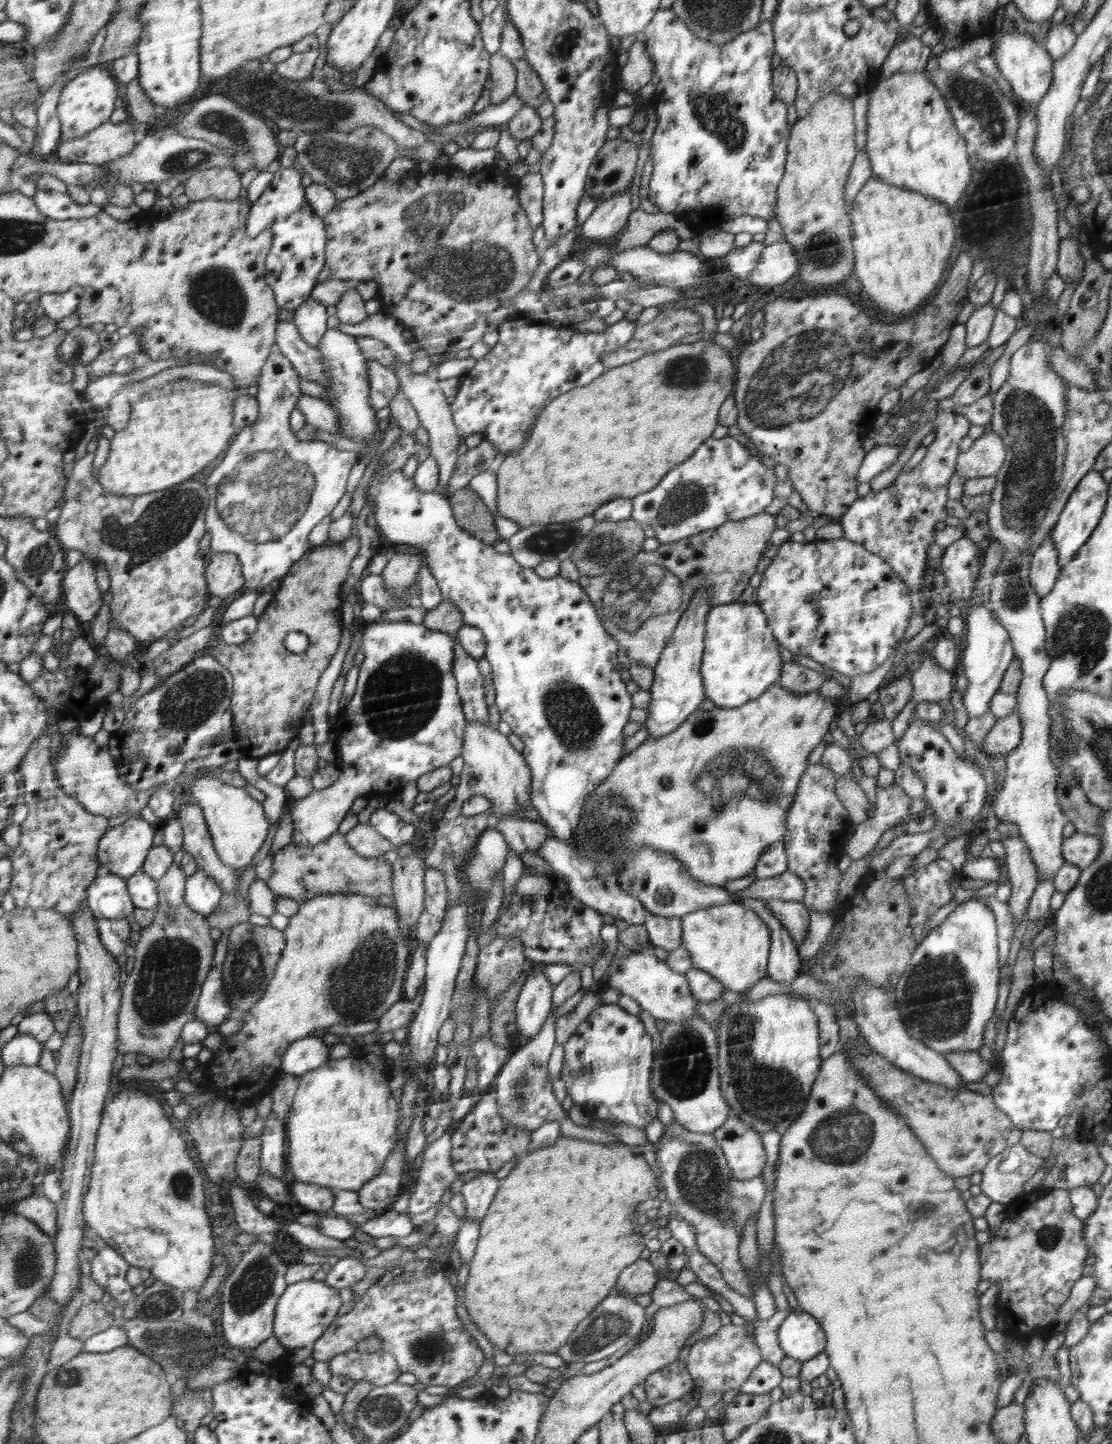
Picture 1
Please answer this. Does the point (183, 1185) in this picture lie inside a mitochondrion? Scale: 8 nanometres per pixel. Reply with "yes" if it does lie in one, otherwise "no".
yes

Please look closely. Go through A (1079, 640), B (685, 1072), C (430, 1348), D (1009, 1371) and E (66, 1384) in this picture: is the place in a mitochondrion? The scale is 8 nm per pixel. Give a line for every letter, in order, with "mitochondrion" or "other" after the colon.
A: mitochondrion
B: mitochondrion
C: mitochondrion
D: other
E: mitochondrion

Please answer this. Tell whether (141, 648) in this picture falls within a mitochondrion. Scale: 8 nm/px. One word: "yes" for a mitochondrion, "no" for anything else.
no

